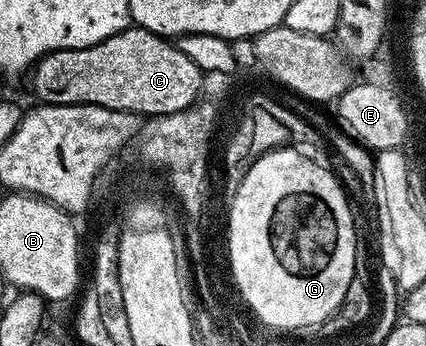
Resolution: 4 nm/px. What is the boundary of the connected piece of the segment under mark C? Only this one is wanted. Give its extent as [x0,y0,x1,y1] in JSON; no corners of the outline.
[31,25,206,117]

